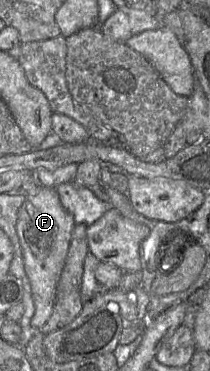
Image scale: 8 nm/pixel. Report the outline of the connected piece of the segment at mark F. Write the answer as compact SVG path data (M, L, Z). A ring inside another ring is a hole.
M42 186L35 195L26 196L18 210L16 232L31 287L34 303L31 326L35 331L40 330L53 311L58 281L75 225L73 216L62 206L56 188Z

